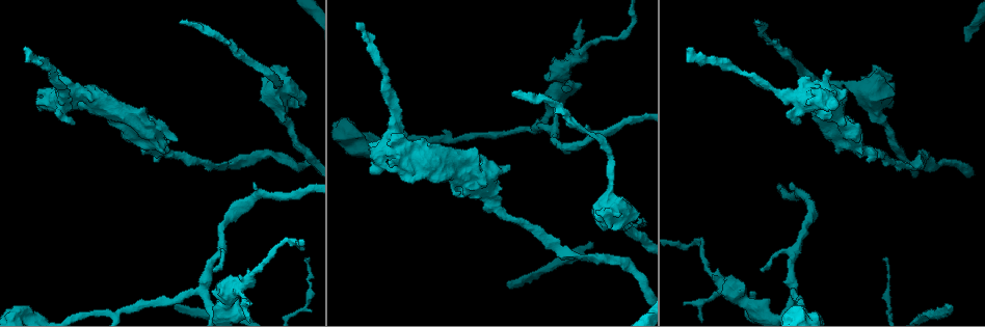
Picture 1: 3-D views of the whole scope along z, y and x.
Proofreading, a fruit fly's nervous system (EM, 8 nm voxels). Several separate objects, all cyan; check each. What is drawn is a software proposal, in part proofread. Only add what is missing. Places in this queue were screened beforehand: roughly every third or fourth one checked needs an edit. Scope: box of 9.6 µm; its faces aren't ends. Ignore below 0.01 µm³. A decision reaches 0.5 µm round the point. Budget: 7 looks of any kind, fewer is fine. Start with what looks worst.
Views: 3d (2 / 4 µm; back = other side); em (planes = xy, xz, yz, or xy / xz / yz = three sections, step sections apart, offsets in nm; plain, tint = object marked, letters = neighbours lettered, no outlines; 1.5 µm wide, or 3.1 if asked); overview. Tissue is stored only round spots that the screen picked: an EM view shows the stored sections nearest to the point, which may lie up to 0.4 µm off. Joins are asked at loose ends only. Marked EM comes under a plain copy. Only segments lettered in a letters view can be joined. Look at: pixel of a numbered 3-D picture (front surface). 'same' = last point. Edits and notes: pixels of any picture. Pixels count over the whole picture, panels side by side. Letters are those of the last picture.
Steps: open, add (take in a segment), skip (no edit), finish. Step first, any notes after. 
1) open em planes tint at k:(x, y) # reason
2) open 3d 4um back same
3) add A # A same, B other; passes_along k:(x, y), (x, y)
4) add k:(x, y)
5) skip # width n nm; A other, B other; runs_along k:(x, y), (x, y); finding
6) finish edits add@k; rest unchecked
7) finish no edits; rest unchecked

open 3d 4um back at 1:(946, 305) # an open end

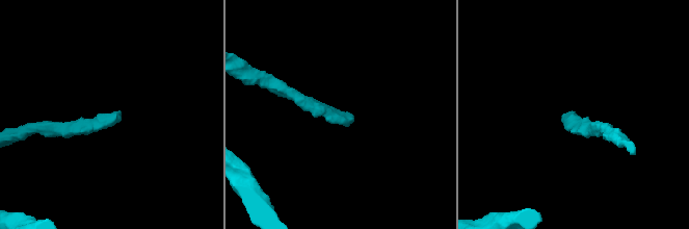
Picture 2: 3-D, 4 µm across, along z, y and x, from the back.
open em planes tint at 2:(117, 111)

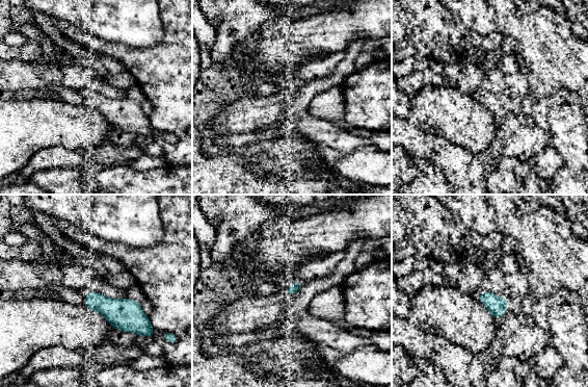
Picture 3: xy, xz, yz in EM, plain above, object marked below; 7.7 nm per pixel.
open em planes letters same # see the neighbours

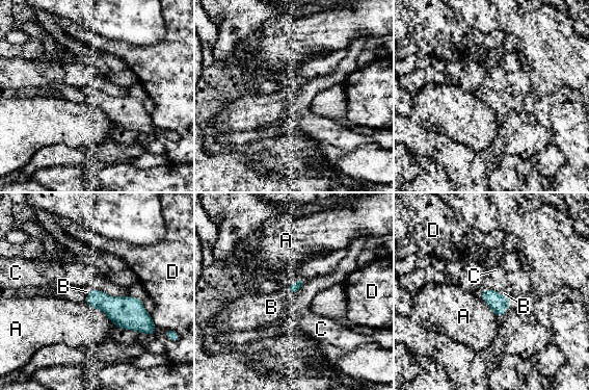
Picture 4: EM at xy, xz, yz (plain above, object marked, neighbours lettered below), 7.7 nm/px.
add B # A other, B same, C other, D other; it goes on there

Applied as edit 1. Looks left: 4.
open overview

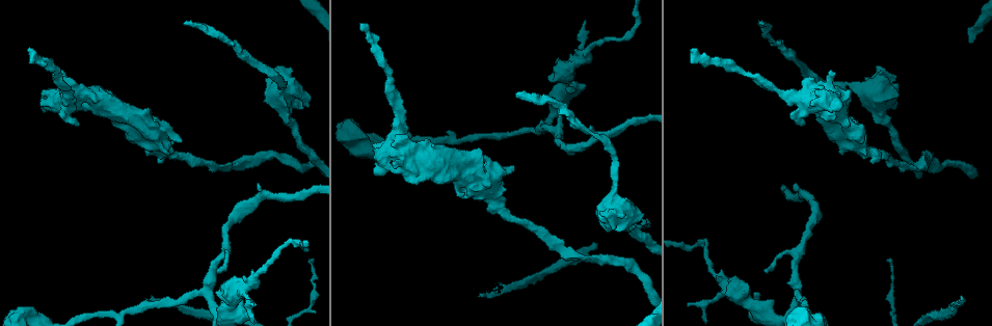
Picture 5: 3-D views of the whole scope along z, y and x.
open em planes letters at 5:(251, 303) # tapers out

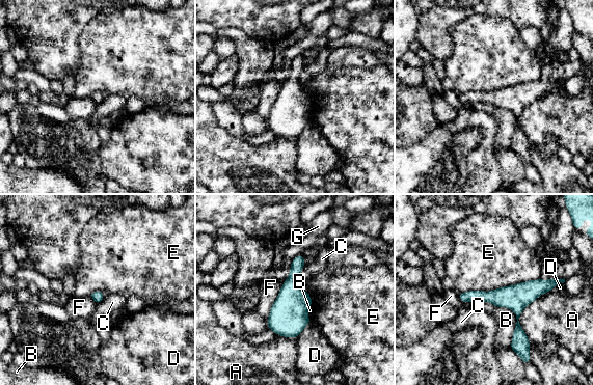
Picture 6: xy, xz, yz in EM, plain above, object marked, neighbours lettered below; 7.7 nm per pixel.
skip # A other, B other, C other, D other, E other, F other, G other; border 6:(539, 278), (458, 294); no lettered segment goes on from it

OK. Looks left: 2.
finish edits add@4; rest unchecked

